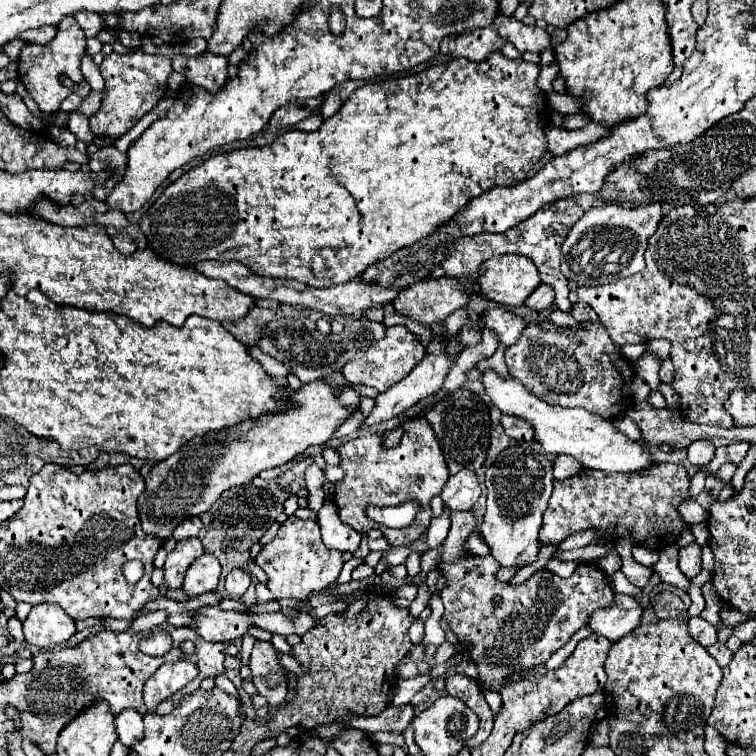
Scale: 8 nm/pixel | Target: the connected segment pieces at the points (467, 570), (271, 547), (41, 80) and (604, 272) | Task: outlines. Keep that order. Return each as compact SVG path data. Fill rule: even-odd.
M473 510L451 514L451 530L441 546L443 552L441 552L441 560L437 566L445 578L445 586L439 592L439 596L445 604L443 620L449 626L449 630L455 634L457 642L463 646L463 652L477 666L481 686L499 688L509 682L511 674L543 666L555 650L565 646L571 640L571 636L581 626L587 624L589 614L597 608L609 606L613 602L615 594L613 594L609 576L603 570L599 570L595 562L579 562L579 566L571 578L561 578L557 574L549 574L549 570L535 570L533 576L523 584L511 586L507 582L501 582L497 578L497 572L501 566L497 566L497 560L491 554L475 556L465 550L465 542L475 528L477 528L477 516Z
M289 516L277 536L261 548L255 562L267 574L267 588L273 592L277 600L283 598L299 598L305 600L313 590L323 590L333 584L343 568L343 558L339 550L327 550L321 532L315 520L301 520L297 516Z
M65 18L63 22L59 22L57 28L59 32L49 44L27 44L19 56L19 80L25 84L29 96L37 102L37 106L43 112L59 110L59 104L71 94L71 90L63 86L61 76L67 76L73 82L83 80L79 64L81 64L81 56L85 54L85 34L81 26L77 26L75 18Z
M603 204L585 212L569 230L561 246L561 272L577 286L603 286L629 278L645 268L643 252L649 236L661 220L661 204L627 210L617 204Z

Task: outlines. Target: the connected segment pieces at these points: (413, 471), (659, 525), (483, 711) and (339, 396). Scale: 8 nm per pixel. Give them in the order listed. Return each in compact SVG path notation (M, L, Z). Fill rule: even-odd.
M415 416L401 422L401 428L403 428L403 436L395 448L385 448L385 432L365 432L355 440L347 440L335 446L339 454L339 466L345 470L345 478L335 484L335 492L333 492L333 502L339 510L341 522L351 526L359 534L371 528L381 528L383 536L391 542L391 546L407 546L423 536L423 532L431 522L429 500L443 490L449 478L445 458L441 456L439 442L429 422L421 416ZM417 478L421 478L421 482L417 482ZM409 500L419 500L421 512L417 514L411 526L401 530L381 526L373 522L365 512L369 504L397 506Z
M669 462L653 464L653 470L649 470L649 474L601 474L601 470L591 470L589 474L581 472L569 480L555 480L549 506L543 514L539 540L541 544L553 544L553 542L559 544L573 532L585 528L597 528L605 532L603 540L607 542L615 542L619 536L633 532L637 544L653 550L663 550L665 546L677 542L681 530L687 528L687 524L677 516L677 506L685 500L687 488L689 488L687 470L681 464L669 464Z
M455 674L455 676L449 676L445 680L445 688L447 688L447 694L451 696L457 696L461 698L477 716L479 716L479 730L473 738L465 740L465 746L473 748L473 746L479 746L483 744L489 734L491 734L491 728L493 728L493 716L491 716L491 710L489 710L489 704L485 702L485 696L483 692L479 690L479 684L477 680L465 676L465 674Z
M321 378L293 390L293 408L289 406L285 414L261 414L261 418L249 418L249 422L241 422L241 426L233 426L233 430L193 438L193 442L181 446L177 454L171 454L165 462L157 462L145 476L147 488L139 498L143 530L167 540L179 522L207 512L225 490L247 484L261 470L287 464L311 446L325 444L359 408L359 402L361 394L353 384L331 386Z

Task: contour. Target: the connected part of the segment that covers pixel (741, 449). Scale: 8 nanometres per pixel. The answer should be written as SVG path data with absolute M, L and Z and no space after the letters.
M737 442L737 444L725 446L725 448L717 448L717 450L715 450L713 464L709 464L709 466L699 466L699 472L713 474L713 472L717 472L717 470L721 468L721 464L725 464L725 462L739 464L741 458L745 458L747 452L749 452L749 442Z

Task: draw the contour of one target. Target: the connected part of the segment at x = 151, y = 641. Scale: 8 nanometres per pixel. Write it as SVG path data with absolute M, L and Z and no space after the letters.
M155 632L153 636L141 642L141 650L149 656L161 656L171 650L171 638L167 632Z

